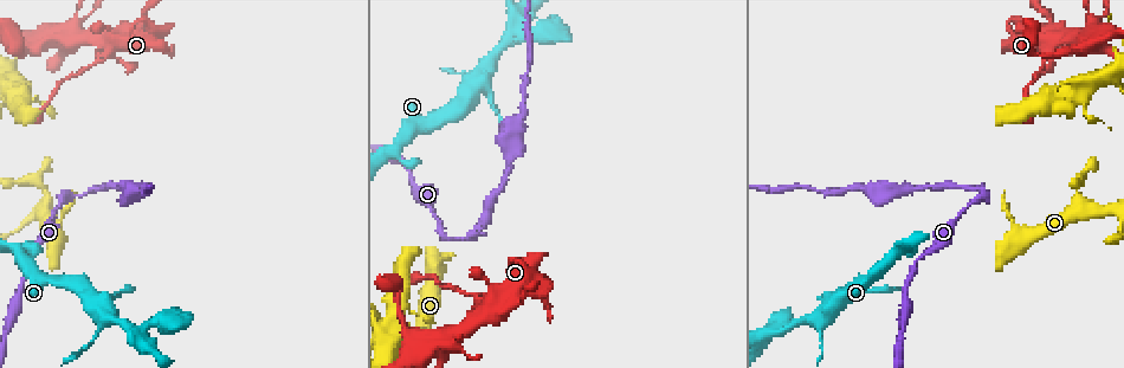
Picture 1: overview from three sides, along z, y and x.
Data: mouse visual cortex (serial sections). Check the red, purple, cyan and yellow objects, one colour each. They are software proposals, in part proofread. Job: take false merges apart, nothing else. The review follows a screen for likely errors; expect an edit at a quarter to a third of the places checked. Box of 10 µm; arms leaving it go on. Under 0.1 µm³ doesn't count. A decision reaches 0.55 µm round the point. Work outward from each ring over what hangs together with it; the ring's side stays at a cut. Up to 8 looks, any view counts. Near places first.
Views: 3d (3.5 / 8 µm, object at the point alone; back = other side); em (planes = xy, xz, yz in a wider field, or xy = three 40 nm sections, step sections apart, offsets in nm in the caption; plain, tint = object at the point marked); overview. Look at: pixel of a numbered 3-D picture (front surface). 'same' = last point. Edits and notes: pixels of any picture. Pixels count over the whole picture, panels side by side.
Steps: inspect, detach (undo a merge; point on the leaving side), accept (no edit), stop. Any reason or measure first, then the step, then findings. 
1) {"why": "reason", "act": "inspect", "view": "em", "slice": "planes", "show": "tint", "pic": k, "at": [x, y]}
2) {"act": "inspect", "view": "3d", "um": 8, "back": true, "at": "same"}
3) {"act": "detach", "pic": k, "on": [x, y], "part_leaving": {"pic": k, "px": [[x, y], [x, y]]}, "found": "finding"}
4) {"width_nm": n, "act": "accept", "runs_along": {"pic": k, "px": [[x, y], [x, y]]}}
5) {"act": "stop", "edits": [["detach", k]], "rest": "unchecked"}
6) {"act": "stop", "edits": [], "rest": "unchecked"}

{"why": "sharp bend", "act": "inspect", "view": "3d", "um": 3.5, "back": true, "pic": 1, "at": [1077, 192]}

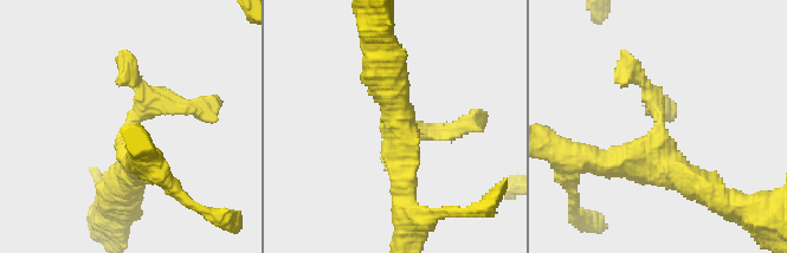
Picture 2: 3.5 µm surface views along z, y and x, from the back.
{"why": "now the EM", "act": "inspect", "view": "em", "slice": "planes", "show": "tint", "pic": 2, "at": [661, 124]}

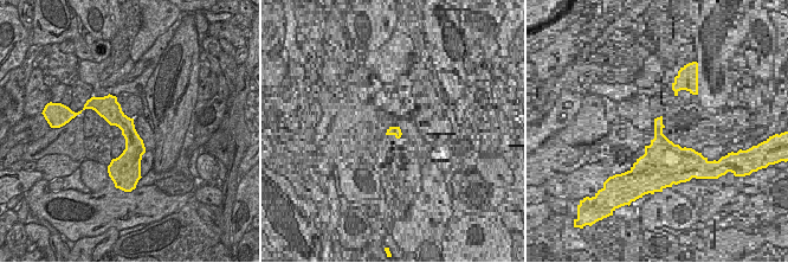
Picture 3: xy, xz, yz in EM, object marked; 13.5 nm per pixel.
{"act": "inspect", "view": "em", "slice": "xy", "step": 3, "show": "tint", "at": "same"}

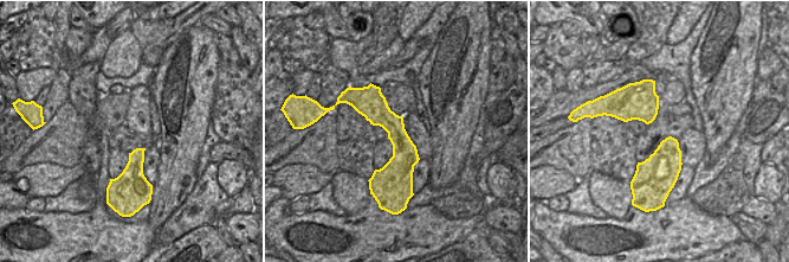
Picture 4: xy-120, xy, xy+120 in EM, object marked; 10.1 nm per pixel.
{"act": "accept", "found": "continuous, no second cell"}

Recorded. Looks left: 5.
{"why": "calibre changes", "act": "inspect", "view": "3d", "um": 8, "pic": 1, "at": [521, 301]}

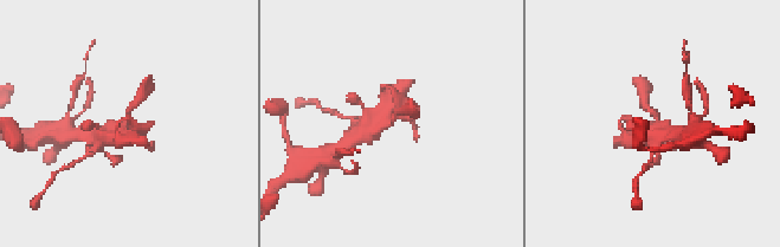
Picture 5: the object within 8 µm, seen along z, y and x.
{"arm_widths_nm": [250, 400], "why": "now the EM", "act": "inspect", "view": "em", "slice": "planes", "show": "tint", "at": "same"}

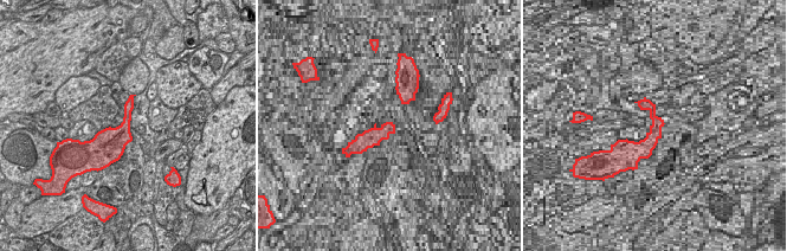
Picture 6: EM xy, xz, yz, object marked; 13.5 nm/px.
{"act": "accept", "found": "continuous, no second cell"}

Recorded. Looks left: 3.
{"why": "thin neck", "act": "inspect", "view": "3d", "um": 3.5, "pic": 1, "at": [86, 193]}

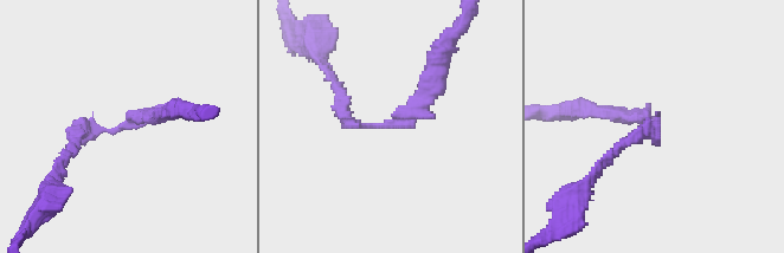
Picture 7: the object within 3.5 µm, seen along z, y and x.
{"why": "shape alone is not enough", "act": "inspect", "view": "em", "slice": "xy", "step": 1, "show": "tint", "pic": 7, "at": [388, 123]}

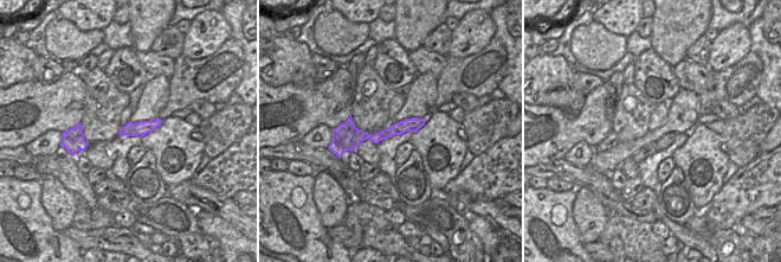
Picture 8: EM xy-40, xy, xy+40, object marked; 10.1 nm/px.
{"width_nm": 150, "act": "detach", "pic": 7, "on": [405, 110], "part_leaving": {"pic": 7, "px": [[373, 124], [396, 122], [425, 97], [447, 49]]}, "found": "a second cell is stuck on"}

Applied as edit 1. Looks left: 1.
{"act": "stop", "edits": [["detach", 7]], "rest": "unchecked"}

